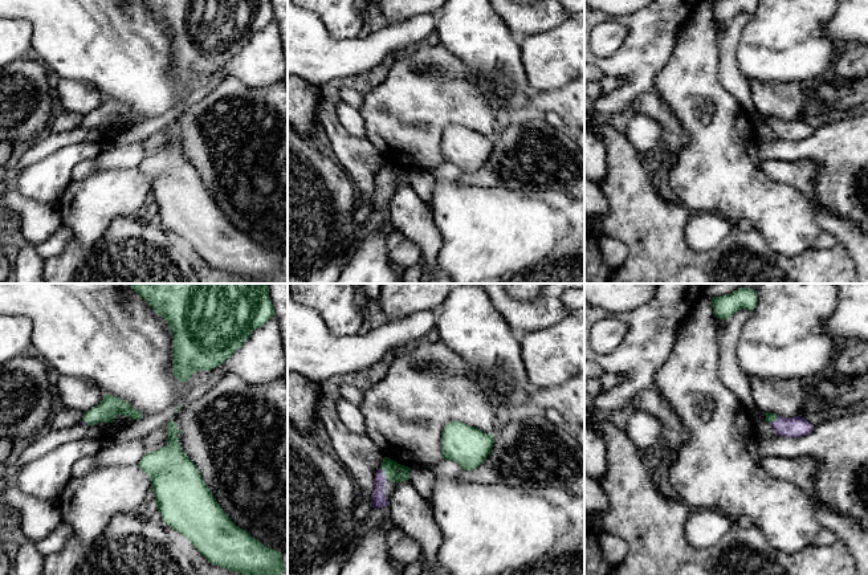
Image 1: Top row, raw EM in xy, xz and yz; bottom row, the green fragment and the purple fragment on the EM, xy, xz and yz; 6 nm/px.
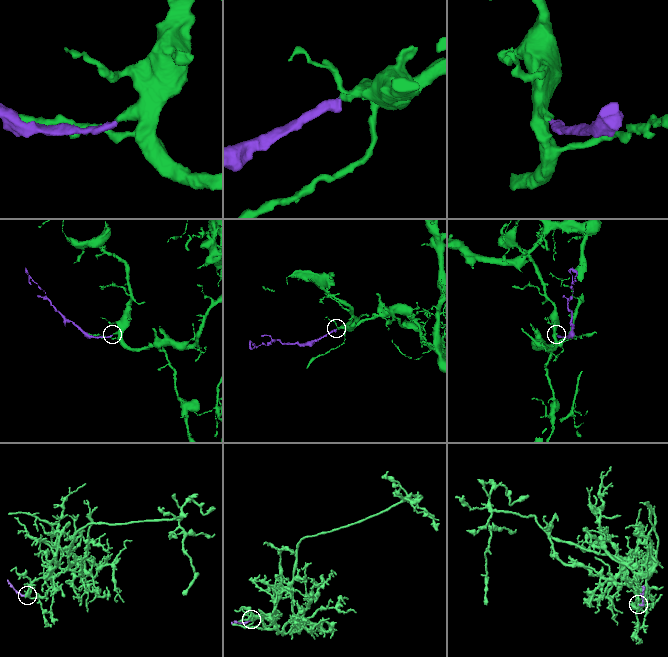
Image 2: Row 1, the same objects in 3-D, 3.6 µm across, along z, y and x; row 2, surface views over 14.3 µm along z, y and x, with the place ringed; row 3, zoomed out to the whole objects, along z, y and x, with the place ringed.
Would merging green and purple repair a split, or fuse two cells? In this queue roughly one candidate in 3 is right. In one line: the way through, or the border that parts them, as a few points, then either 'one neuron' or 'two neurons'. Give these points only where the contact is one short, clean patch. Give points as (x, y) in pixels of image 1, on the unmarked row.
runs through xz (388, 168), (383, 176), (379, 183), (379, 203); one neuron

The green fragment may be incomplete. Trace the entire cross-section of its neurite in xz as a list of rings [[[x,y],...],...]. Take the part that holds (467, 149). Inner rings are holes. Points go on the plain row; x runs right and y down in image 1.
[[[449,125],[441,135],[441,162],[457,166],[464,174],[472,174],[486,163],[493,147],[493,138],[462,125]]]

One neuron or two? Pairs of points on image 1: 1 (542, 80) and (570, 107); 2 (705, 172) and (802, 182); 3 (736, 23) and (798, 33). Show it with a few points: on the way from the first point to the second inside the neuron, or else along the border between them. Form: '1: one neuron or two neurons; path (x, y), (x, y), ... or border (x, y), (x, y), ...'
1: two neurons; border (570, 81), (550, 90), (533, 92)
2: two neurons; border (756, 167), (775, 180), (794, 186), (801, 192)
3: two neurons; border (750, 15), (742, 29), (737, 54)

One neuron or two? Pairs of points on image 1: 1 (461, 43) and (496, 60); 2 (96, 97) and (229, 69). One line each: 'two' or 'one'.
1: one
2: two

